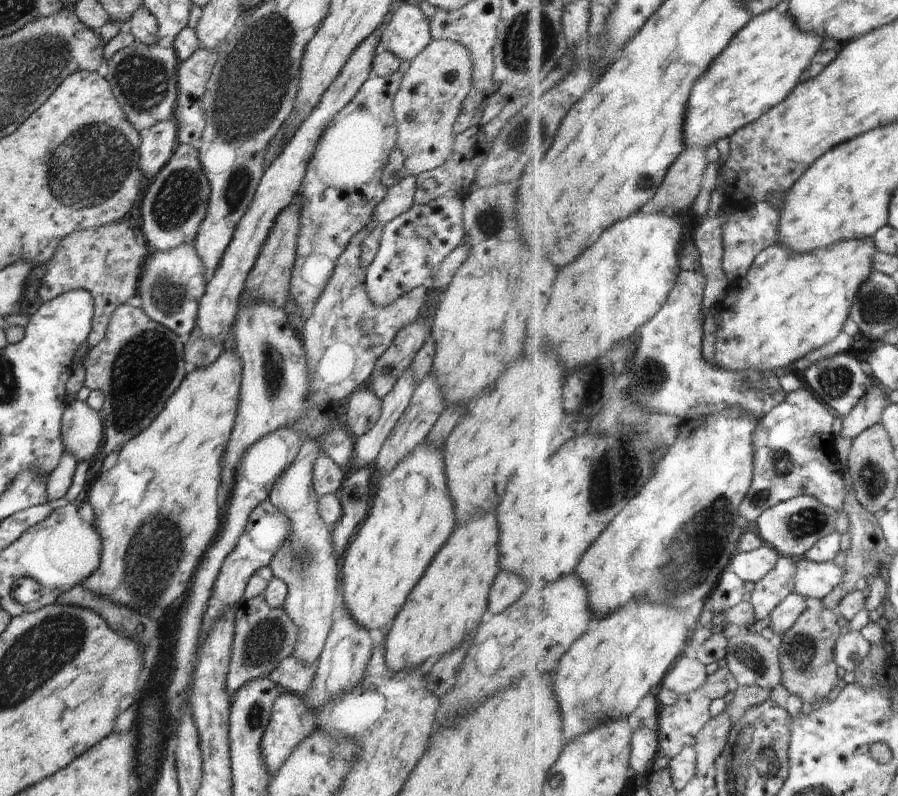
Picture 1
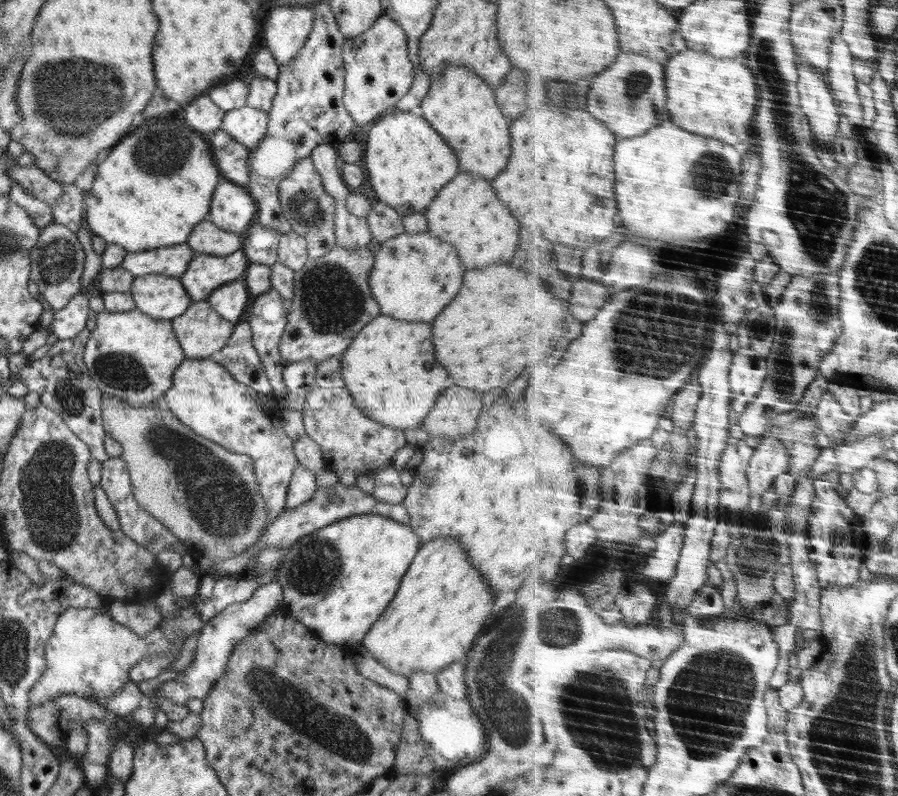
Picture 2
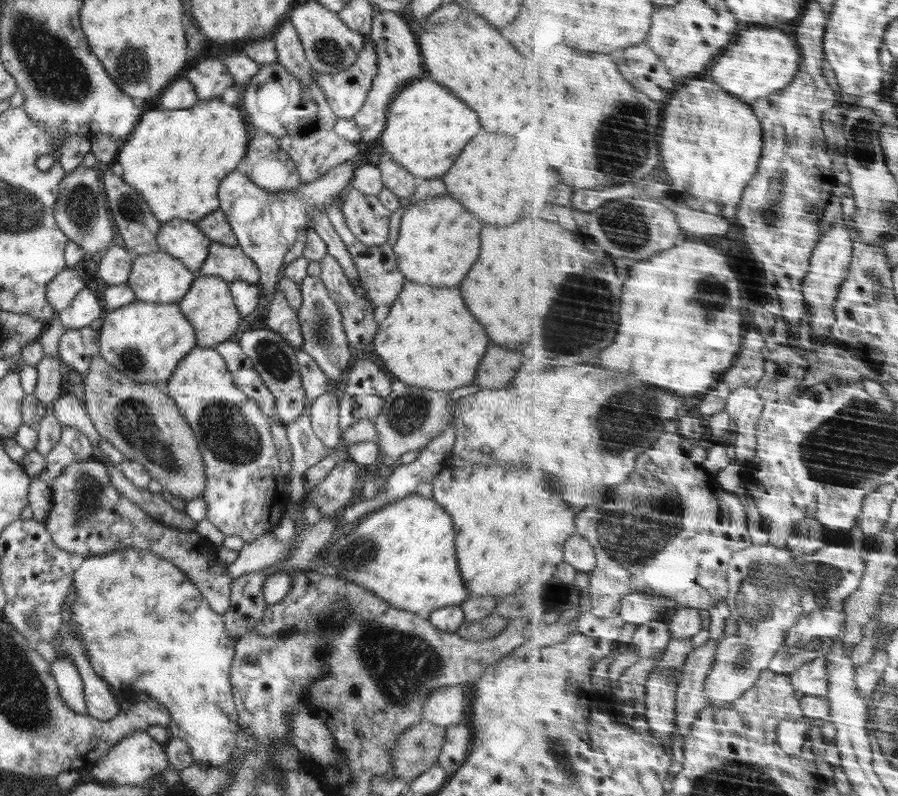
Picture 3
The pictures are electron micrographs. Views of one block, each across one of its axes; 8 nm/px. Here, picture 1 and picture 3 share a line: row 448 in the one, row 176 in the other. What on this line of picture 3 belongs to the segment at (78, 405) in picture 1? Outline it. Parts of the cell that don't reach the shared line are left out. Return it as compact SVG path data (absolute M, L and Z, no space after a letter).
M83 163L76 171L65 175L59 185L60 193L54 208L54 217L58 228L66 237L81 247L86 258L100 257L101 254L113 244L116 234L115 223L108 218L108 202L100 190L98 172Z

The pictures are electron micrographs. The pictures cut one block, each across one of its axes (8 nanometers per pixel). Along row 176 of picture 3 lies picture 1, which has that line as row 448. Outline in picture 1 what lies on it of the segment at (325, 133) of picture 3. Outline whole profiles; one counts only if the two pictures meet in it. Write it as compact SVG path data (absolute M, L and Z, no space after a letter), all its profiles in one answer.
M304 438L301 440L300 451L292 465L276 480L269 494L271 504L274 504L288 520L290 520L290 534L272 558L269 568L272 570L275 578L280 578L286 586L288 592L282 608L288 614L288 618L296 624L296 646L292 656L296 656L302 664L315 664L324 649L324 644L330 628L333 624L334 608L336 608L336 590L338 590L338 560L334 556L334 544L332 544L332 527L326 526L318 514L318 496L312 488L312 468L315 461L323 455L324 450L318 446L316 440Z

